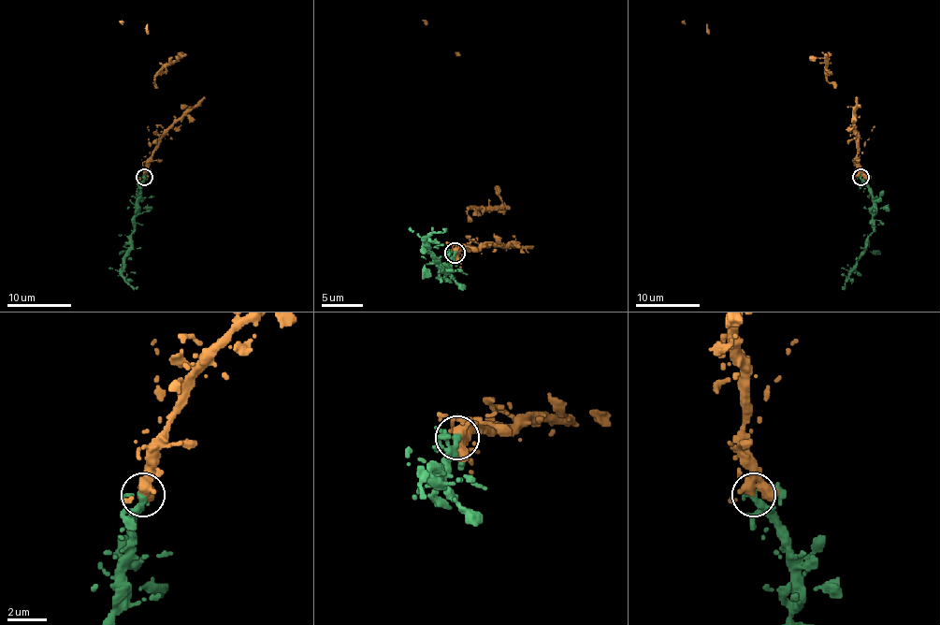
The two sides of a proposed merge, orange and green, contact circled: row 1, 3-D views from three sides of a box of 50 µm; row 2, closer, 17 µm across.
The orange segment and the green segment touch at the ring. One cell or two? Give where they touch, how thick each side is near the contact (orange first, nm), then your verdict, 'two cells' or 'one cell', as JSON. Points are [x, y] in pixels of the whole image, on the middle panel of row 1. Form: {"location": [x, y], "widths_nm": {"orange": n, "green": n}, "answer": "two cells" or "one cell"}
{"location": [455, 253], "widths_nm": {"orange": 320, "green": 420}, "answer": "one cell"}

